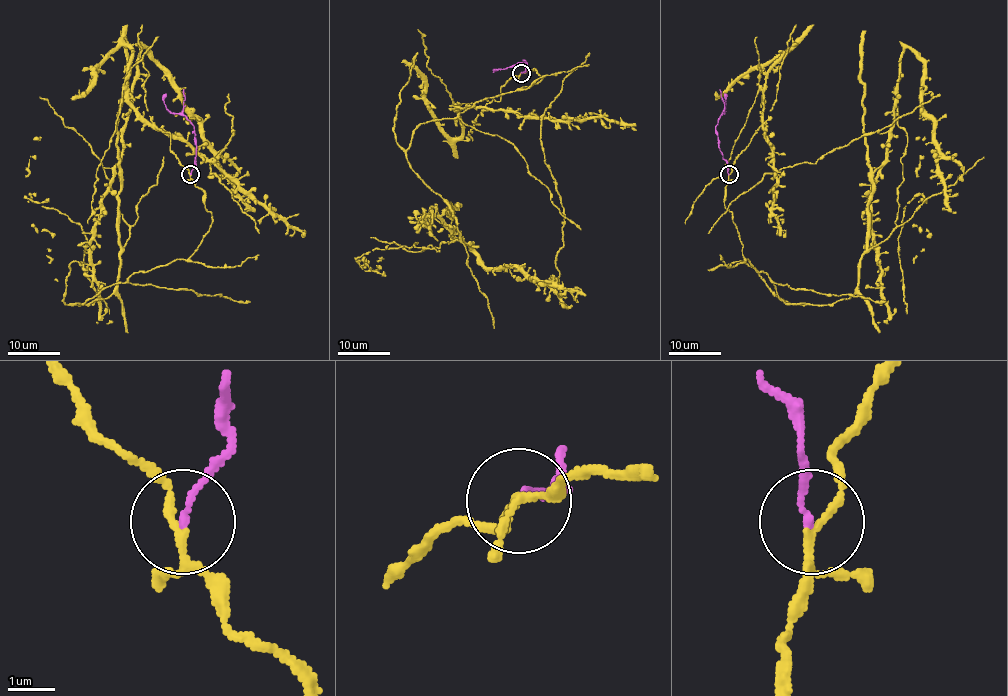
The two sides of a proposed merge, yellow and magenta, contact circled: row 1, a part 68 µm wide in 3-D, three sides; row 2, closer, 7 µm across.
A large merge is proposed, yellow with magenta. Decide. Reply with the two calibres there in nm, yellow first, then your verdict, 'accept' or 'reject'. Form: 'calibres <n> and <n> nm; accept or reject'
calibres 140 and 140 nm; reject

